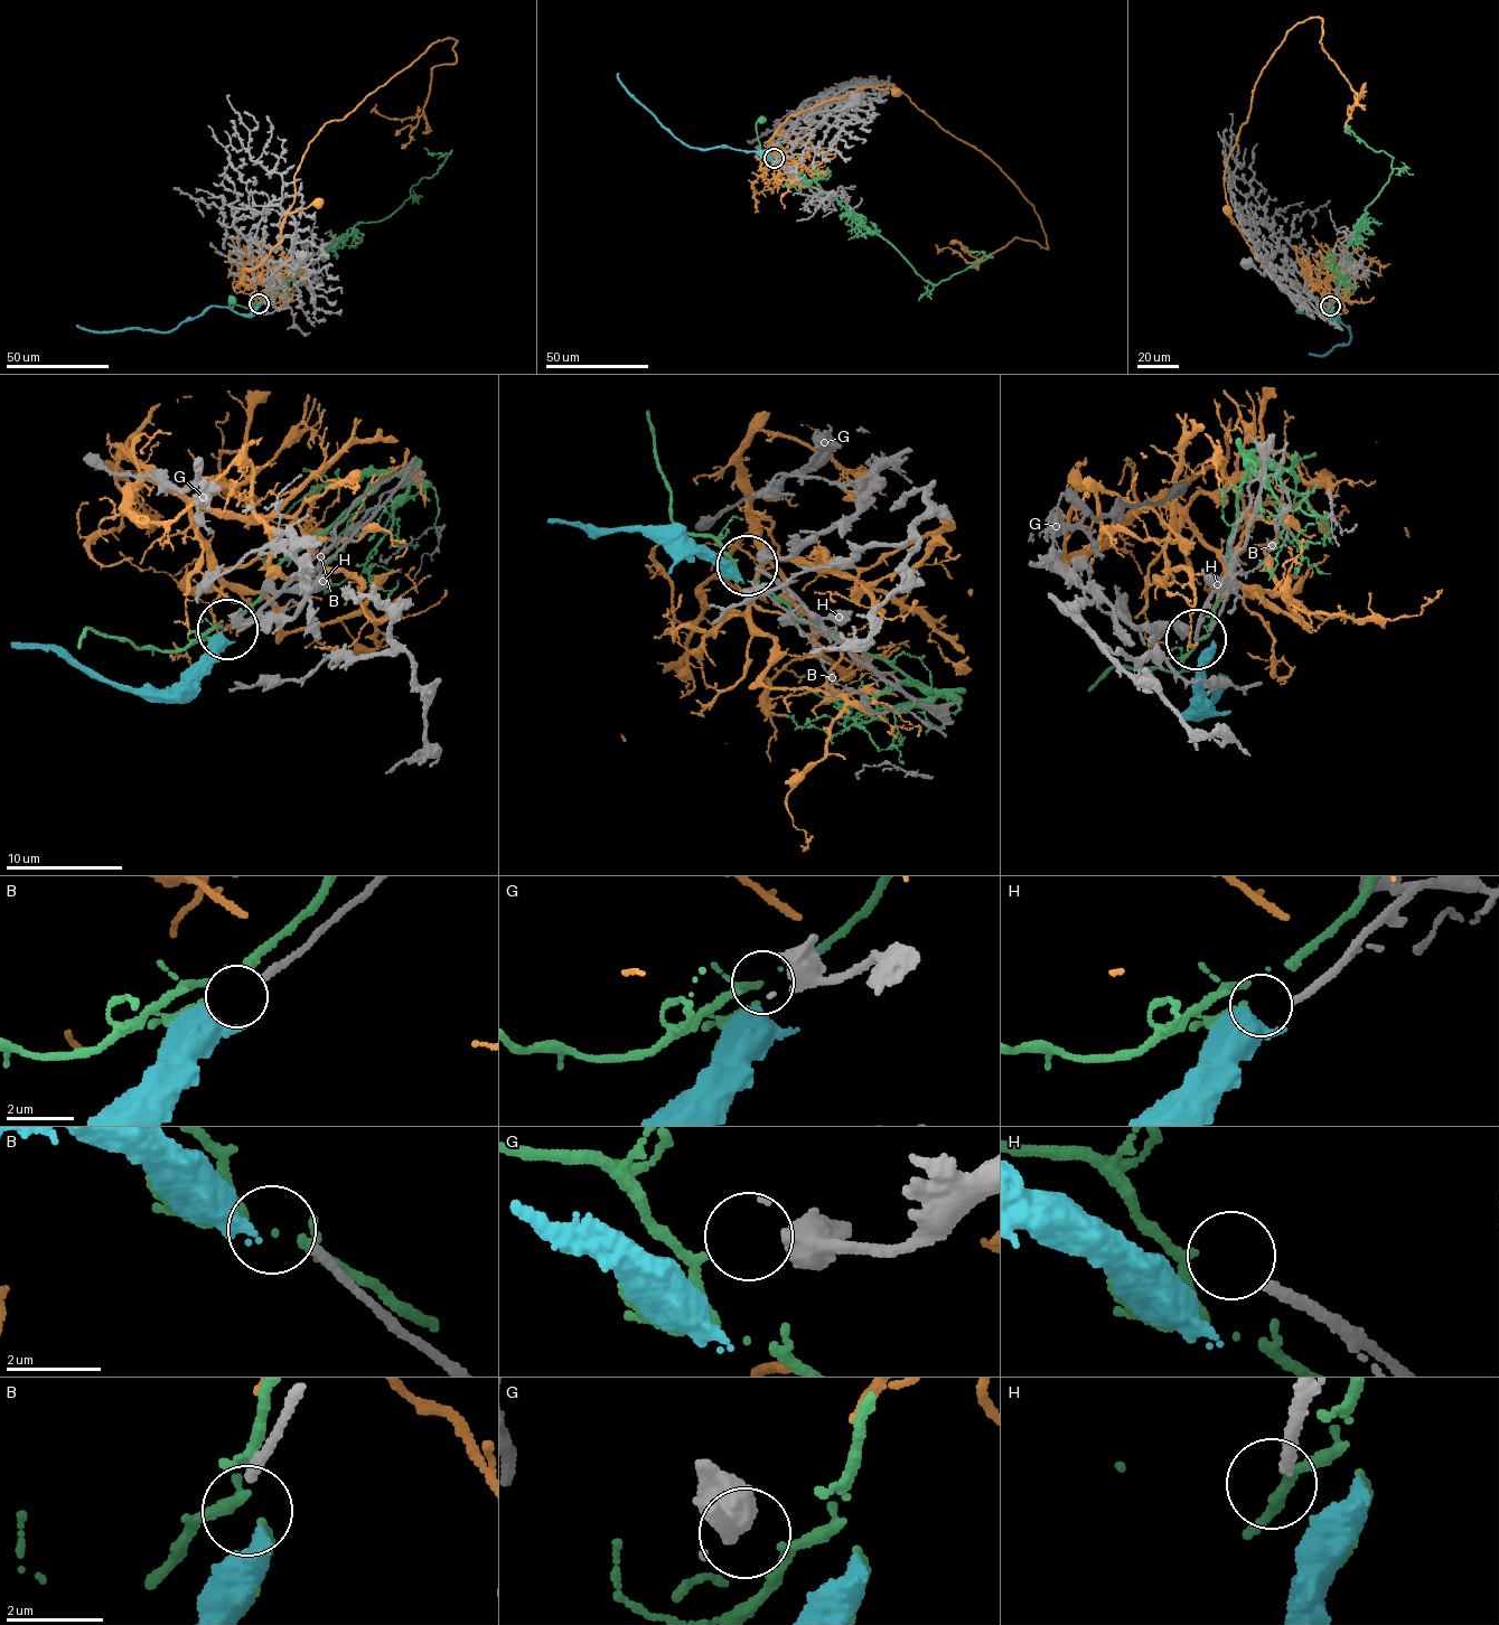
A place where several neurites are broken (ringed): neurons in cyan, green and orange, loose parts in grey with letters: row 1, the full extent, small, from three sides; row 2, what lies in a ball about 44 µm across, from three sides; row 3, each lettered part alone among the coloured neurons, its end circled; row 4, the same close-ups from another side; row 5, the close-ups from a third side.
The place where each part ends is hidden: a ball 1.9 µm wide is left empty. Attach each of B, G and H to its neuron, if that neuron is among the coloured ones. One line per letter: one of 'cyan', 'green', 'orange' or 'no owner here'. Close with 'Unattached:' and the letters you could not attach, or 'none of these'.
B: no owner here
G: no owner here
H: no owner here
Unattached: B, G, H

